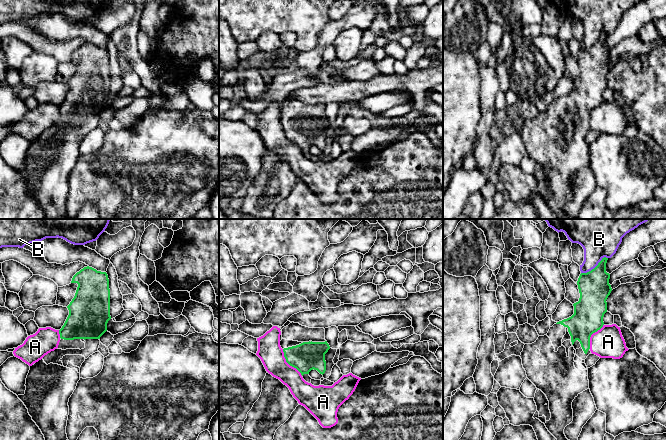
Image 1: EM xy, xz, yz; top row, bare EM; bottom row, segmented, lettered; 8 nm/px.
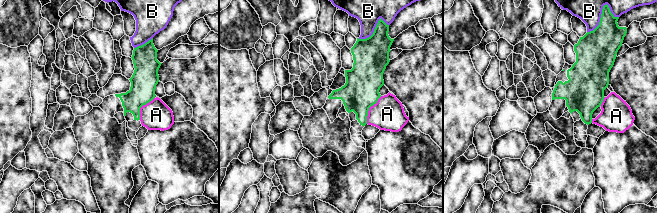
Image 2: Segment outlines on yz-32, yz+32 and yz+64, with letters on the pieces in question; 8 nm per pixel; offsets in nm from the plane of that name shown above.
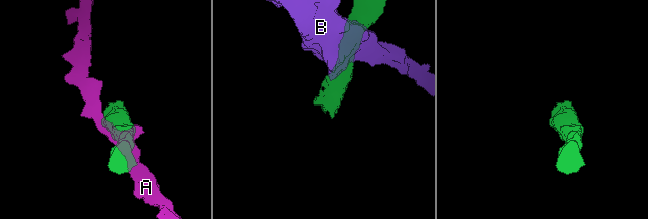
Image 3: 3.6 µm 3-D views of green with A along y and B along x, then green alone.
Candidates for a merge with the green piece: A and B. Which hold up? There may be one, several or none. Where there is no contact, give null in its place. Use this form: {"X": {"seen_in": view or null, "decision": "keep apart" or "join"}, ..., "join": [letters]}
{"A": {"seen_in": "xz", "decision": "keep apart"}, "B": {"seen_in": "yz", "decision": "keep apart"}, "join": []}

